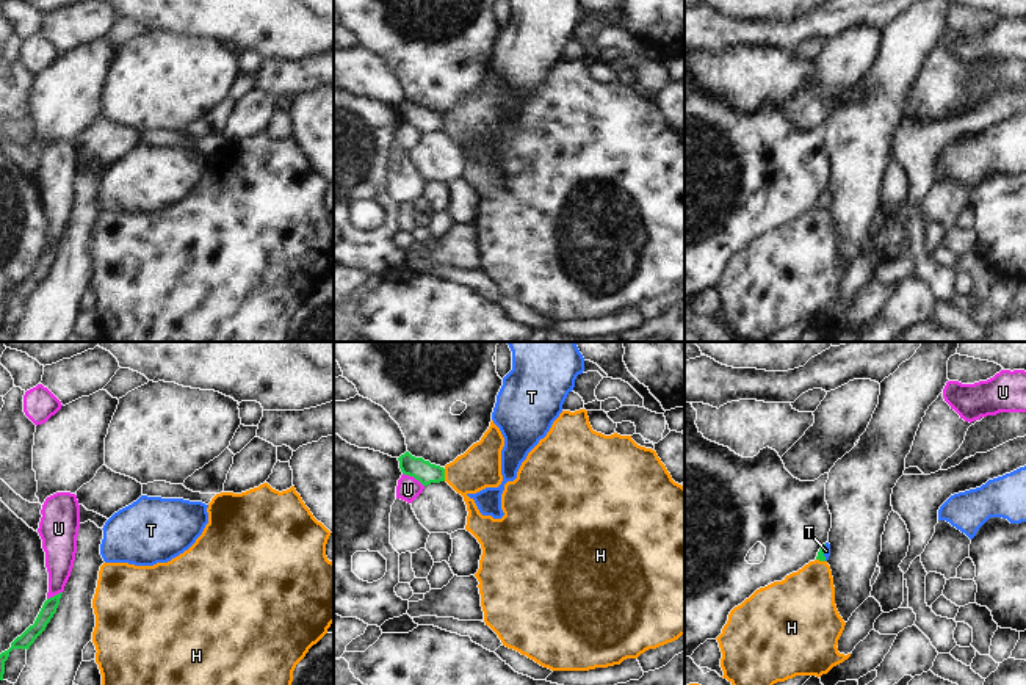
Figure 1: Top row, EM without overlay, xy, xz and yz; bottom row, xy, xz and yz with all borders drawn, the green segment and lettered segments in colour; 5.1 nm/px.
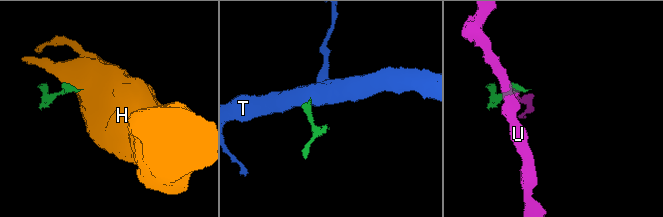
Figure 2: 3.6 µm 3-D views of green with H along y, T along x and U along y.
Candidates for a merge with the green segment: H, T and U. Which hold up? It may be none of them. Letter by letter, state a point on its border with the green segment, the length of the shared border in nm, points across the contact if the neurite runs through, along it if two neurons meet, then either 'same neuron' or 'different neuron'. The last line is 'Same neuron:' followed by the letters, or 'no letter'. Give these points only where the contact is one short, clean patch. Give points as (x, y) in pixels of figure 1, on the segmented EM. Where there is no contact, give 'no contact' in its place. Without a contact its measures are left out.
H: meets green in xz at (444, 475); contact 60 nm long; border along xz (444, 469), (445, 480); different neuron
T: meets green in yz at (823, 552); contact 90 nm long; runs through yz (820, 557), (823, 552), (826, 550); same neuron
U: meets green in xz at (414, 477); contact 130 nm long; different neuron
Same neuron: T

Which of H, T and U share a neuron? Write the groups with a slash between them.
H / T / U

